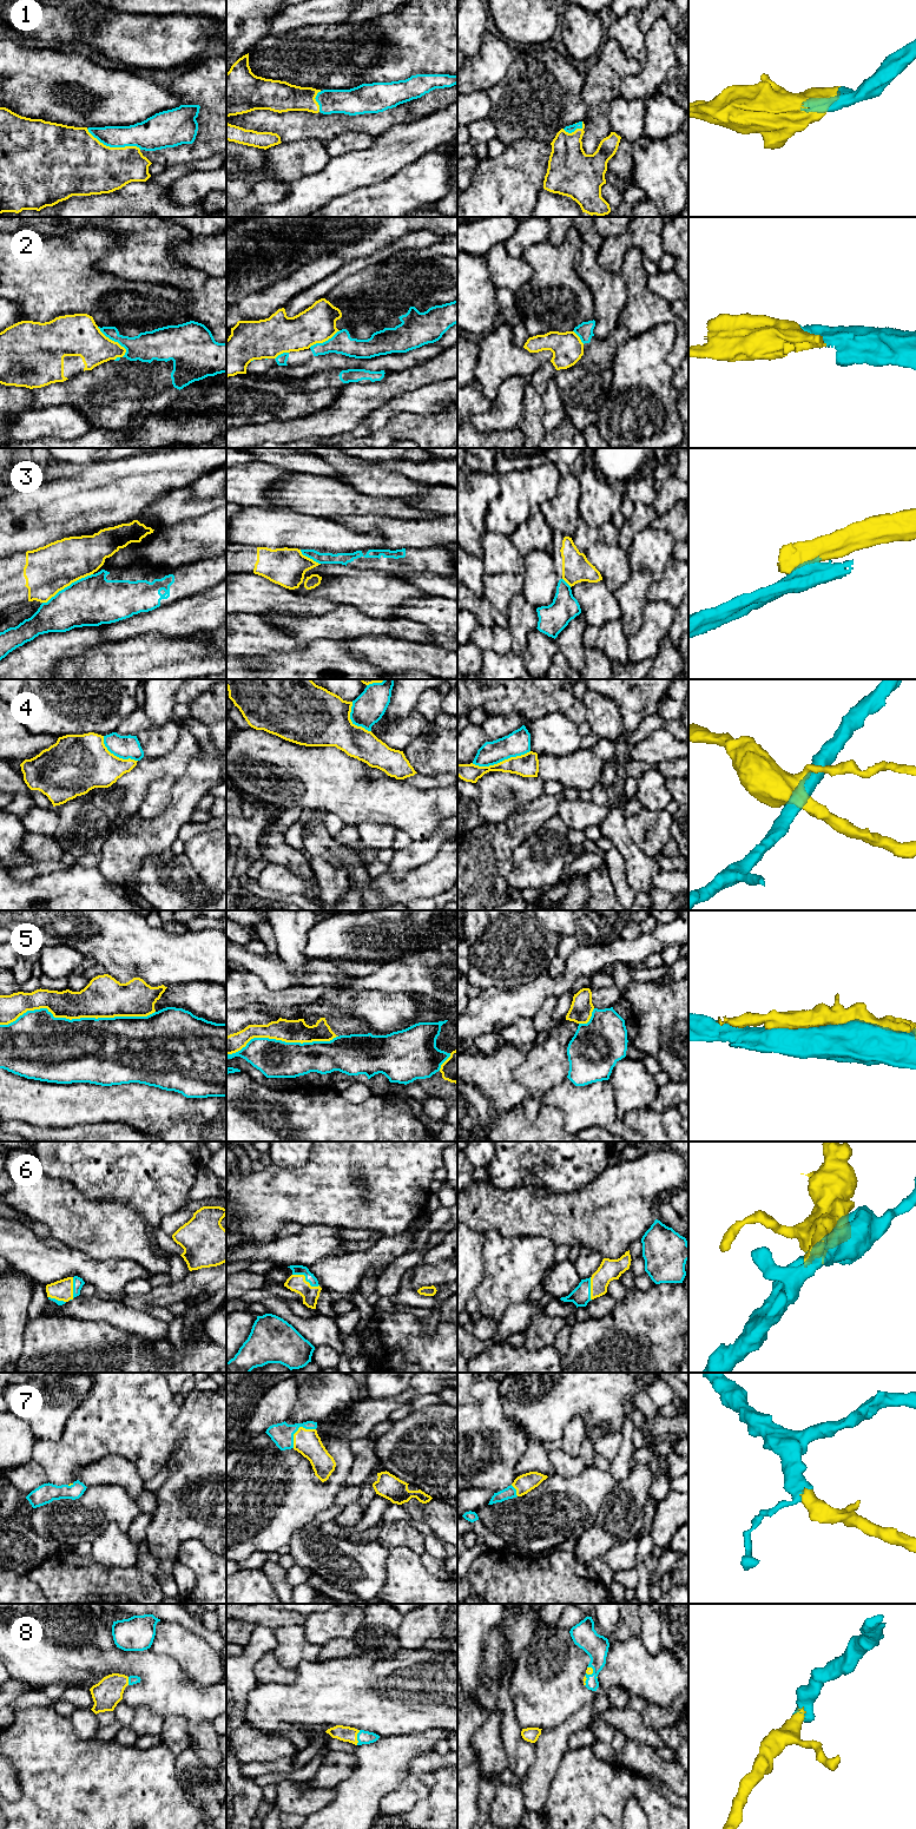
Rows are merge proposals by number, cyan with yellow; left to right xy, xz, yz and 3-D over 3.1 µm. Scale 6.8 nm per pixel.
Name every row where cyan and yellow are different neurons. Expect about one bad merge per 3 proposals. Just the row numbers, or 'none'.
2, 3, 4, 5

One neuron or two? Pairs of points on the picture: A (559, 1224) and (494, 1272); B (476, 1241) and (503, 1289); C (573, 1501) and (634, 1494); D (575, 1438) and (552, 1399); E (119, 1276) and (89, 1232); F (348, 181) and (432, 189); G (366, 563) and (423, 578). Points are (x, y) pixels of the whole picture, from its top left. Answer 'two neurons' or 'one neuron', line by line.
A: two neurons
B: two neurons
C: two neurons
D: two neurons
E: two neurons
F: two neurons
G: two neurons

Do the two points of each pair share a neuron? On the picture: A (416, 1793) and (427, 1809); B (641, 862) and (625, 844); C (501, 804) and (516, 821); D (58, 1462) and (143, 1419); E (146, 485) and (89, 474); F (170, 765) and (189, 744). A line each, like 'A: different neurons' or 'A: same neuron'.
A: different neurons
B: same neuron
C: different neurons
D: same neuron
E: same neuron
F: same neuron

